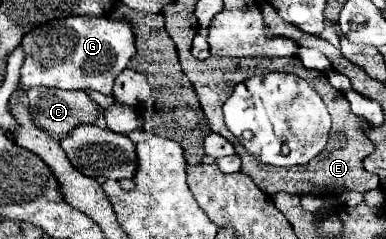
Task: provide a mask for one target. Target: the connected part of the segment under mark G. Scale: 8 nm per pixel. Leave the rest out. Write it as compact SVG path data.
M68 16L42 24L24 36L20 46L24 48L26 58L20 68L18 94L36 86L62 90L90 88L102 94L112 94L116 76L126 68L128 60L136 52L131 26L120 20L92 16Z

